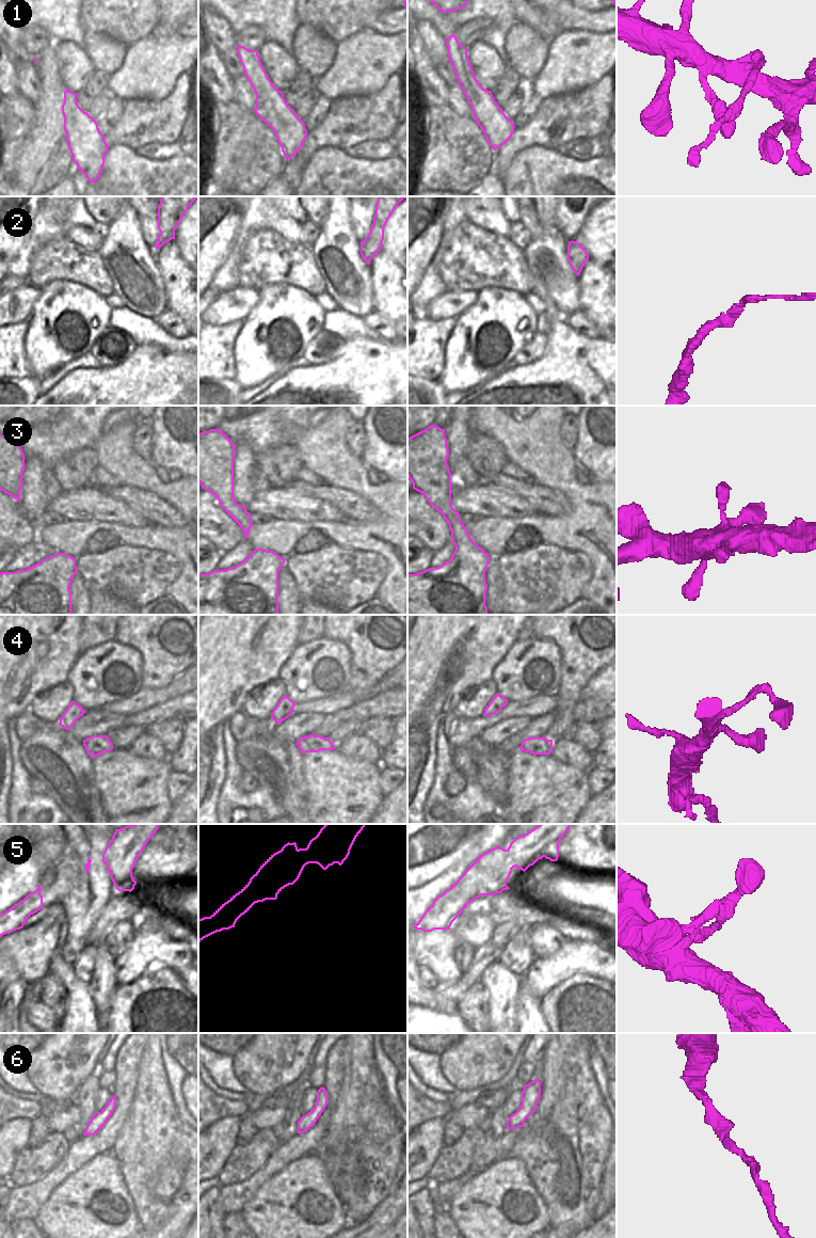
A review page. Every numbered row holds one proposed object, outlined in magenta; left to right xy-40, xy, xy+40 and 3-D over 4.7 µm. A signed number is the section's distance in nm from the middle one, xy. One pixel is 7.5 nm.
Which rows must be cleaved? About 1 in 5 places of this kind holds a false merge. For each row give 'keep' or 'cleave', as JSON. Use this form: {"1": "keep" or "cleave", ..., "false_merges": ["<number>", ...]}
{"1": "keep", "2": "keep", "3": "keep", "4": "keep", "5": "cleave", "6": "keep", "false_merges": ["5"]}

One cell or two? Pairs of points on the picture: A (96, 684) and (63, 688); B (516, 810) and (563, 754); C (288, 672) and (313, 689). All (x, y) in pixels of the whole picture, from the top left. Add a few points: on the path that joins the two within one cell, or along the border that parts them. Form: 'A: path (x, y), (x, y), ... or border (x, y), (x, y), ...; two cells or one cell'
A: border (66, 681), (72, 687), (73, 700); two cells
B: border (549, 755), (581, 770); two cells
C: path (292, 679), (302, 679), (306, 683); one cell

